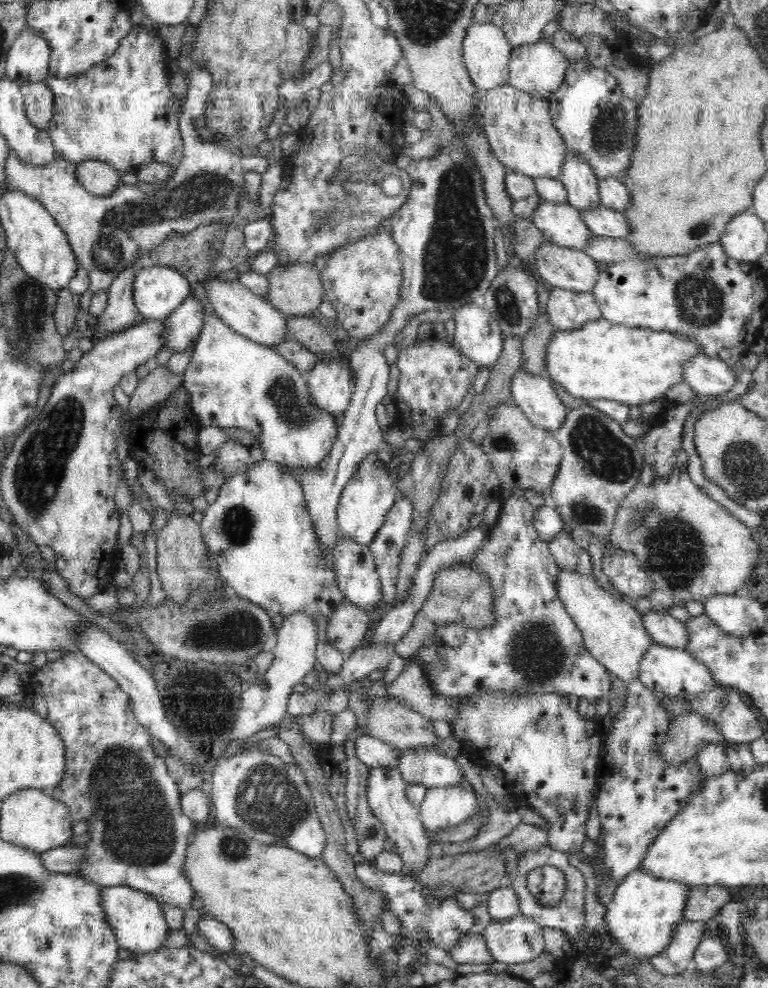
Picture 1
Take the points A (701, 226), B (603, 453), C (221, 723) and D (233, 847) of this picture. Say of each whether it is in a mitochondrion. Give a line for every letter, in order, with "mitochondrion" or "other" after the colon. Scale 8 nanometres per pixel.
A: mitochondrion
B: mitochondrion
C: other
D: mitochondrion

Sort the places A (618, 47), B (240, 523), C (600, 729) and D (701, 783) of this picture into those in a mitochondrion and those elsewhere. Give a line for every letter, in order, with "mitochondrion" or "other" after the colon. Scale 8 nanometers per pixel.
A: other
B: mitochondrion
C: other
D: other

